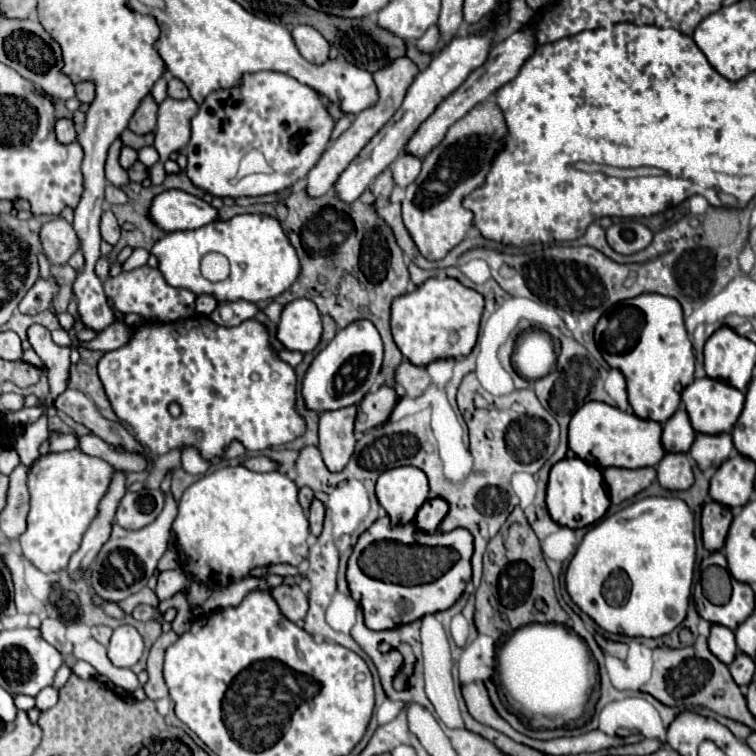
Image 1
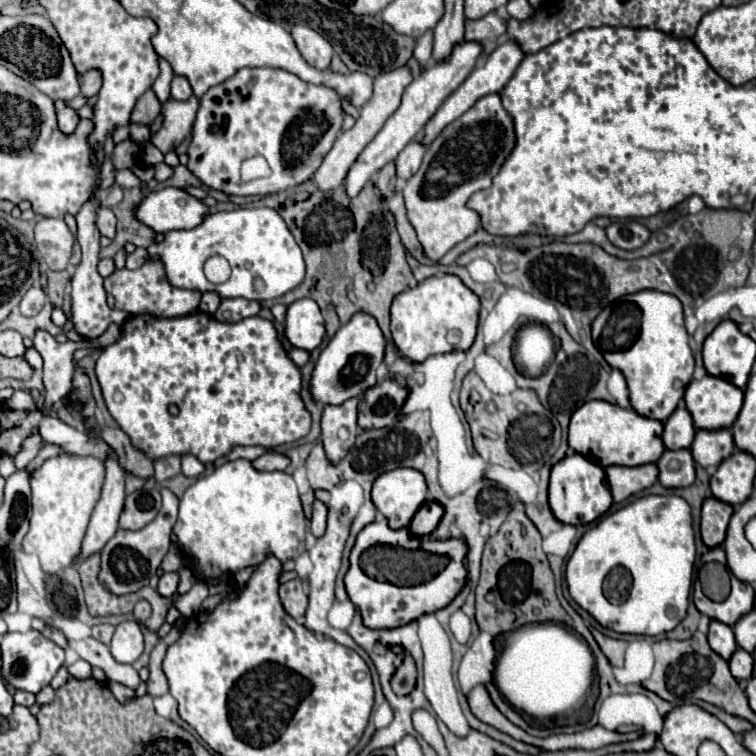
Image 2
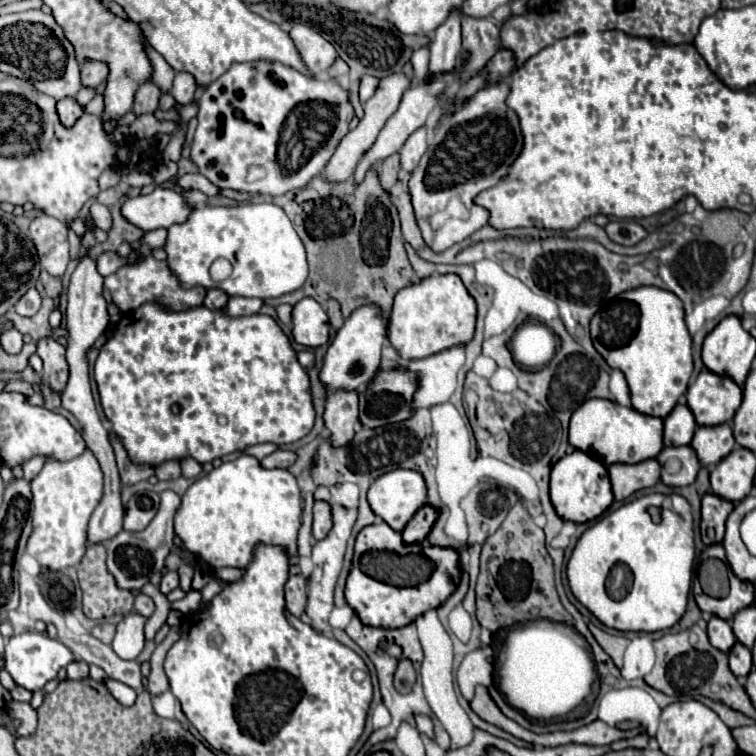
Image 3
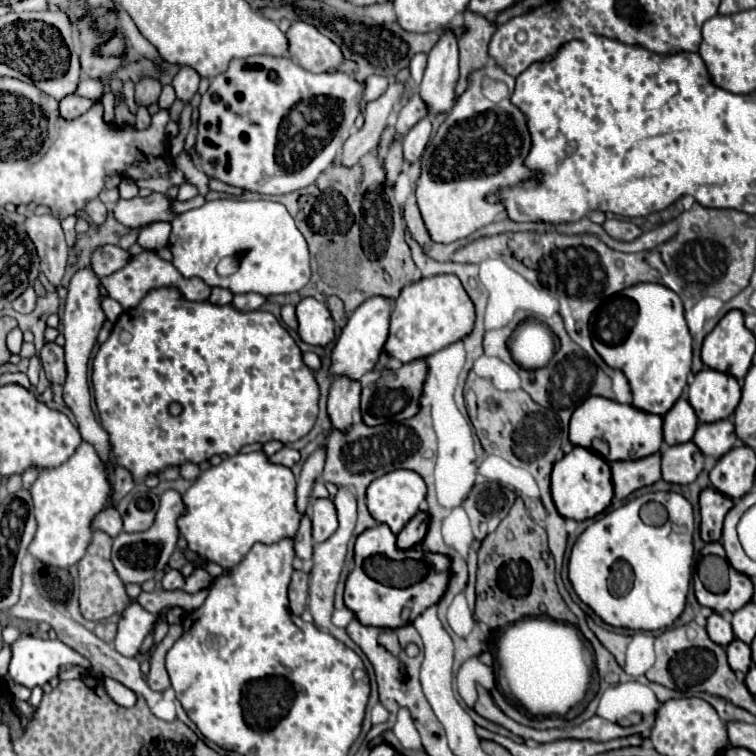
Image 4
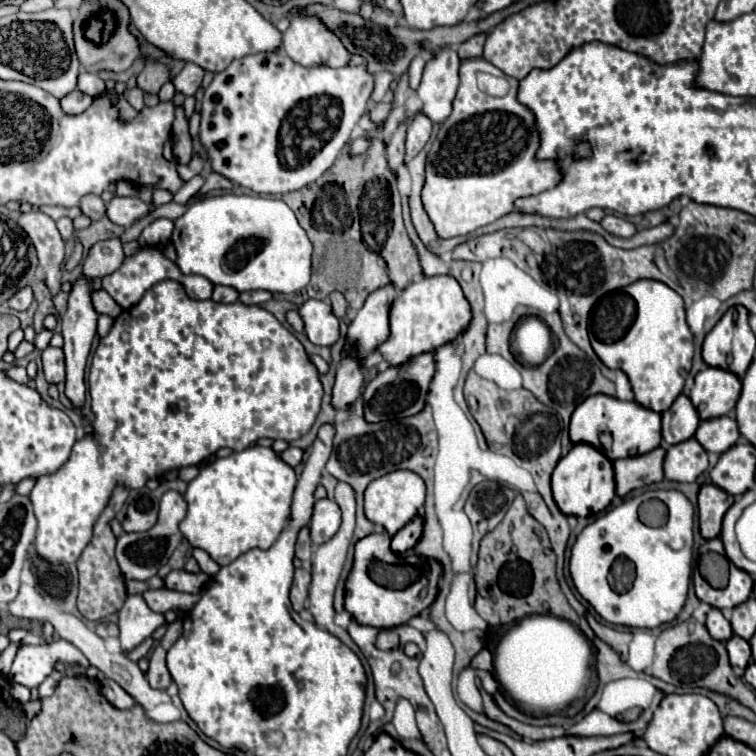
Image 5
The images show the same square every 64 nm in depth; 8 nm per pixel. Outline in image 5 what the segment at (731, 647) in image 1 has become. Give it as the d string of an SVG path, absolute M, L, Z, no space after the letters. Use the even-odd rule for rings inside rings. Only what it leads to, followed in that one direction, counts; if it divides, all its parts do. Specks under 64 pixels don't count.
M712 608L712 610L708 612L706 628L708 628L710 636L712 636L714 640L720 640L720 642L728 642L728 640L732 638L732 634L734 634L730 622L728 622L728 620L724 618L724 614L722 614L720 610L716 610L716 608Z

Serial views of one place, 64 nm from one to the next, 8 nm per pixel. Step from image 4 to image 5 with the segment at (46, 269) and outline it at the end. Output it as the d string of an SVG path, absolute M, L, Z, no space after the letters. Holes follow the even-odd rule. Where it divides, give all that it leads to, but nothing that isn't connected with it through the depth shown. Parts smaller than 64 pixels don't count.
M34 210L20 216L20 226L34 242L40 266L46 274L46 286L50 288L50 294L56 296L60 292L64 264L64 240L58 232L56 222L50 216Z

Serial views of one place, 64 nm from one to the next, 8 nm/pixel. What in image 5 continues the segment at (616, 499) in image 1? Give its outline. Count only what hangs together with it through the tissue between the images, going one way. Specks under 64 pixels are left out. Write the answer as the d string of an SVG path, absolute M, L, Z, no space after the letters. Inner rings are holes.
M656 448L648 452L648 456L634 456L614 462L614 480L616 480L616 494L626 496L634 488L642 488L664 478L662 472L664 450Z

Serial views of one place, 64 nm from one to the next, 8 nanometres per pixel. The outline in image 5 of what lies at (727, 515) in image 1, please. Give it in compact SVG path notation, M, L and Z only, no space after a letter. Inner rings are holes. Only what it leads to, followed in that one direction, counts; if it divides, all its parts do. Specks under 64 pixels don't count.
M704 484L698 494L698 514L700 514L700 534L706 540L718 538L722 532L722 518L732 506L734 498L716 488L714 484Z

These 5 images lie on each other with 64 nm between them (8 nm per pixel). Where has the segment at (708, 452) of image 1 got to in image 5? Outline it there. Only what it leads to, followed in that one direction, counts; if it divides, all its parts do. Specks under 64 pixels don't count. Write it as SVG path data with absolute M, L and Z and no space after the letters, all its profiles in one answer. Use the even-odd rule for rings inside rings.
M720 416L716 420L700 422L694 438L702 444L706 452L722 454L738 442L740 434L738 434L736 420L732 416Z

